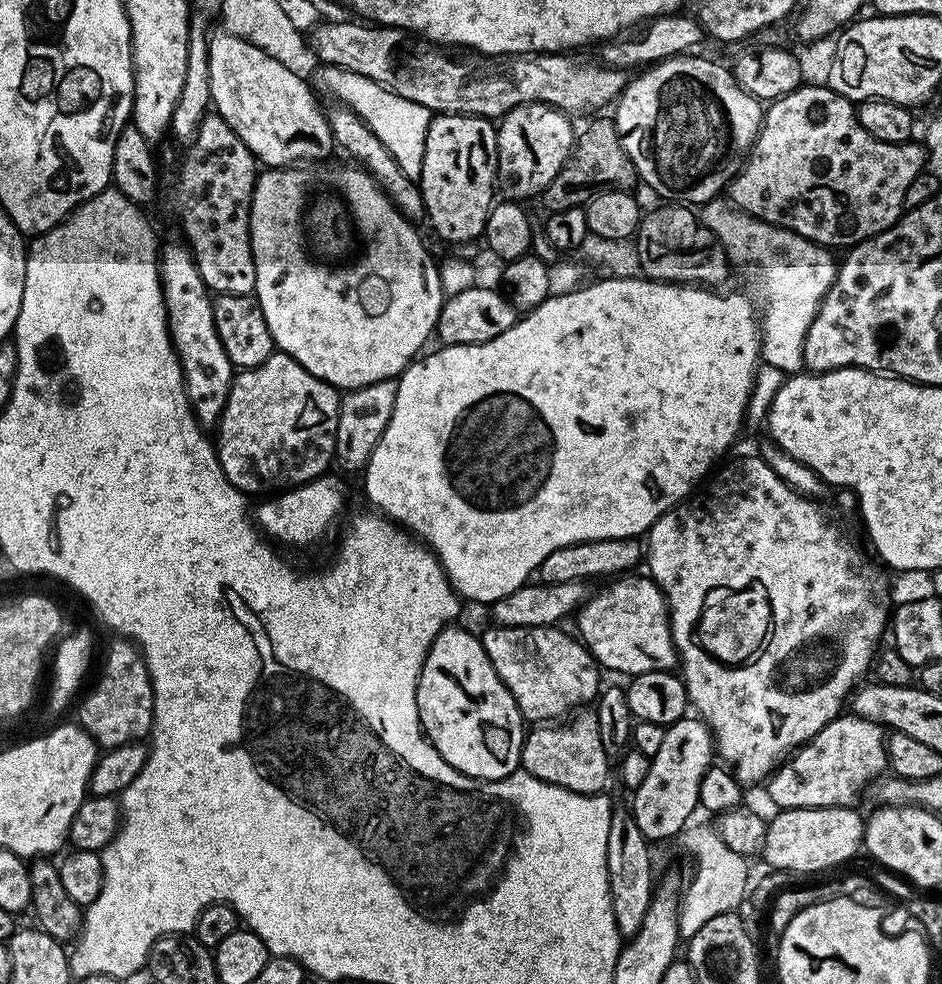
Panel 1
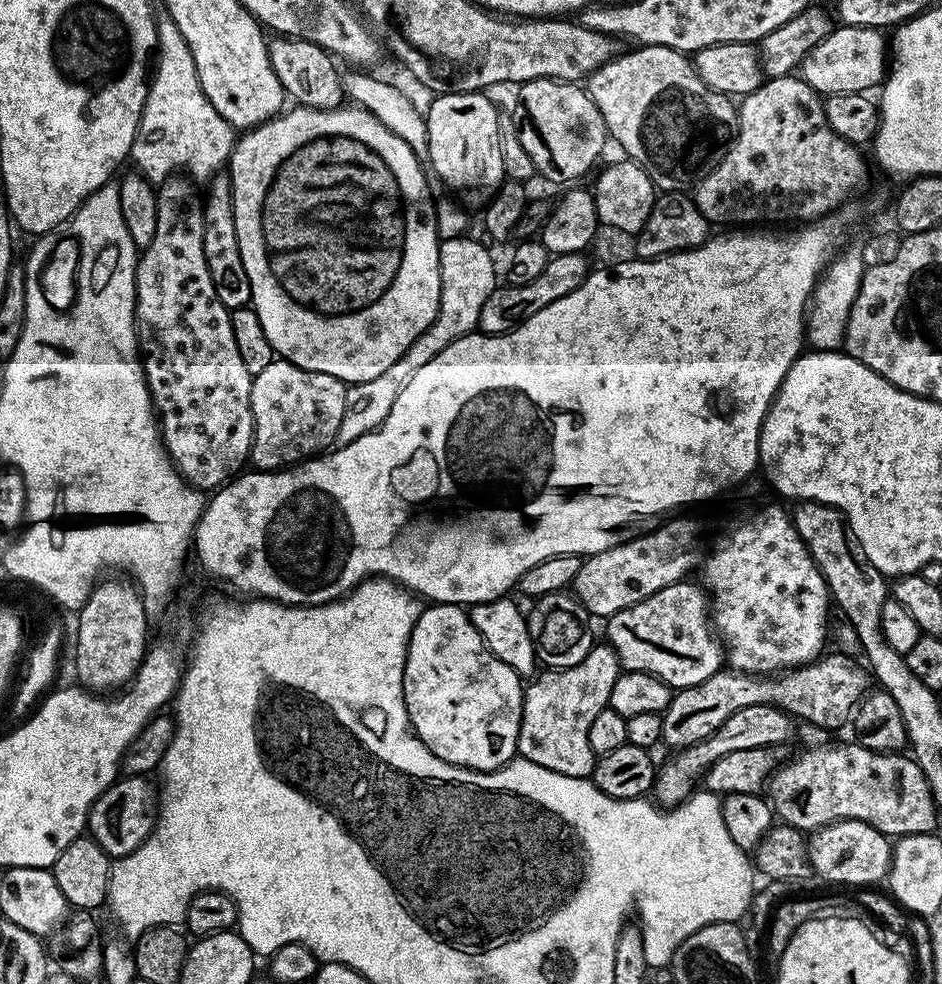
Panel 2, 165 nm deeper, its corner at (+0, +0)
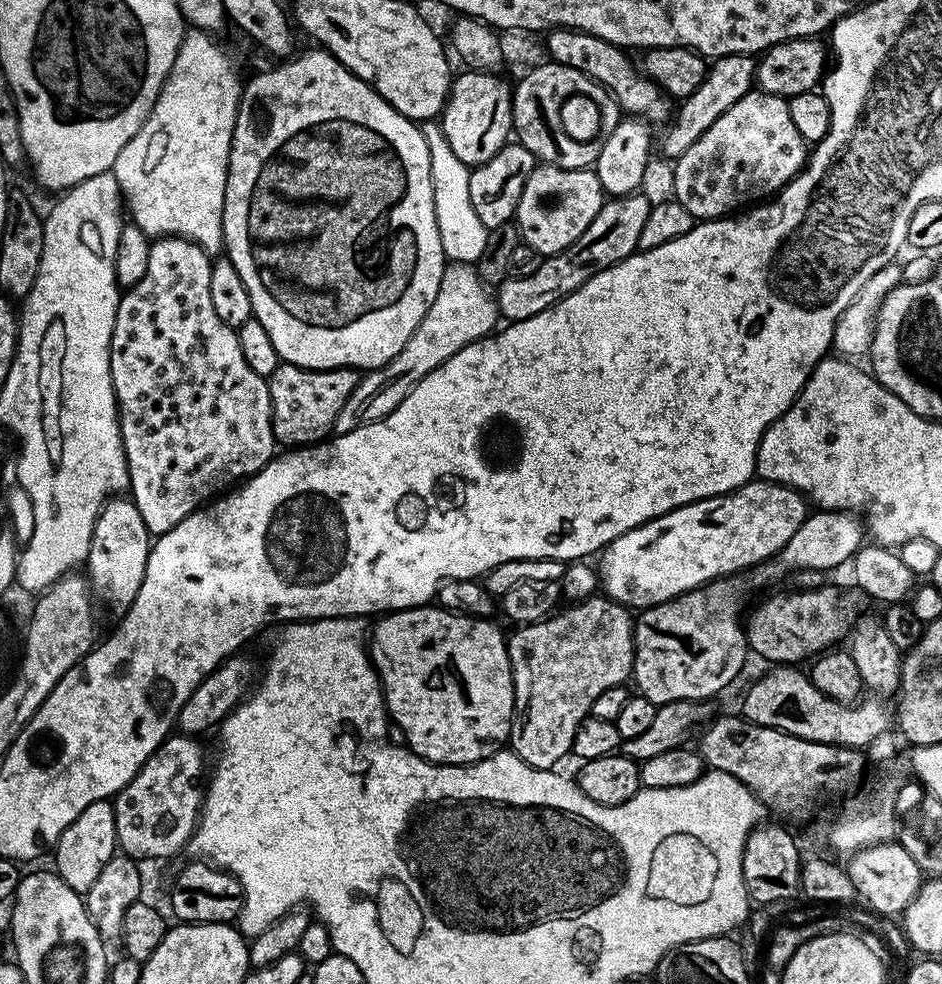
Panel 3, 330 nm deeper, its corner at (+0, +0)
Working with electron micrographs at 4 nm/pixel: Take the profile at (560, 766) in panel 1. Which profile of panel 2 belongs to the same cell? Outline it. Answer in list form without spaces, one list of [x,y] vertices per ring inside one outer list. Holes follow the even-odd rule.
[[[604,642],[594,643],[586,658],[576,666],[556,671],[541,671],[531,681],[533,684],[529,683],[524,690],[524,709],[520,715],[518,734],[519,755],[538,766],[546,766],[546,770],[551,772],[567,776],[591,777],[592,768],[598,757],[590,750],[590,722],[594,722],[594,717],[608,707],[610,690],[614,690],[614,682],[620,677],[621,671],[620,659],[616,657],[616,652]]]

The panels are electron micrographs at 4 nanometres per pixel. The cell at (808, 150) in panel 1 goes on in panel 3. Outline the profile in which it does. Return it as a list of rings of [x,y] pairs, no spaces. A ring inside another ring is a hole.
[[[747,92],[738,98],[738,102],[734,102],[734,106],[730,106],[730,110],[726,110],[726,114],[722,114],[722,118],[718,118],[718,122],[714,122],[714,126],[710,126],[710,130],[706,130],[706,134],[702,134],[702,138],[698,138],[698,142],[690,146],[690,150],[686,150],[686,154],[675,161],[676,169],[672,172],[675,203],[683,206],[697,221],[719,220],[779,192],[800,173],[809,155],[809,145],[802,134],[798,134],[790,118],[788,100],[772,92]]]

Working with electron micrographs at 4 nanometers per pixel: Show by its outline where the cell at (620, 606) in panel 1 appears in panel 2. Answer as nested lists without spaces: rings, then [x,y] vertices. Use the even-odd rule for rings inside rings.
[[[688,583],[666,586],[658,590],[658,594],[650,594],[650,598],[642,598],[642,602],[626,610],[618,610],[618,614],[607,617],[606,640],[616,652],[616,657],[620,659],[621,669],[659,676],[660,680],[666,682],[673,690],[698,686],[698,682],[706,682],[706,678],[721,671],[726,660],[726,652],[710,623],[709,597],[699,583]]]

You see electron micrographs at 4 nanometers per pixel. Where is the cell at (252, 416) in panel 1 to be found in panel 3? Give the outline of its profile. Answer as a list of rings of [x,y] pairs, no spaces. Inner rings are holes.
[[[281,362],[274,374],[267,377],[272,403],[272,429],[277,445],[291,450],[306,448],[329,439],[342,406],[346,406],[346,398],[350,398],[356,389],[357,379],[358,372],[355,368],[317,370]]]

